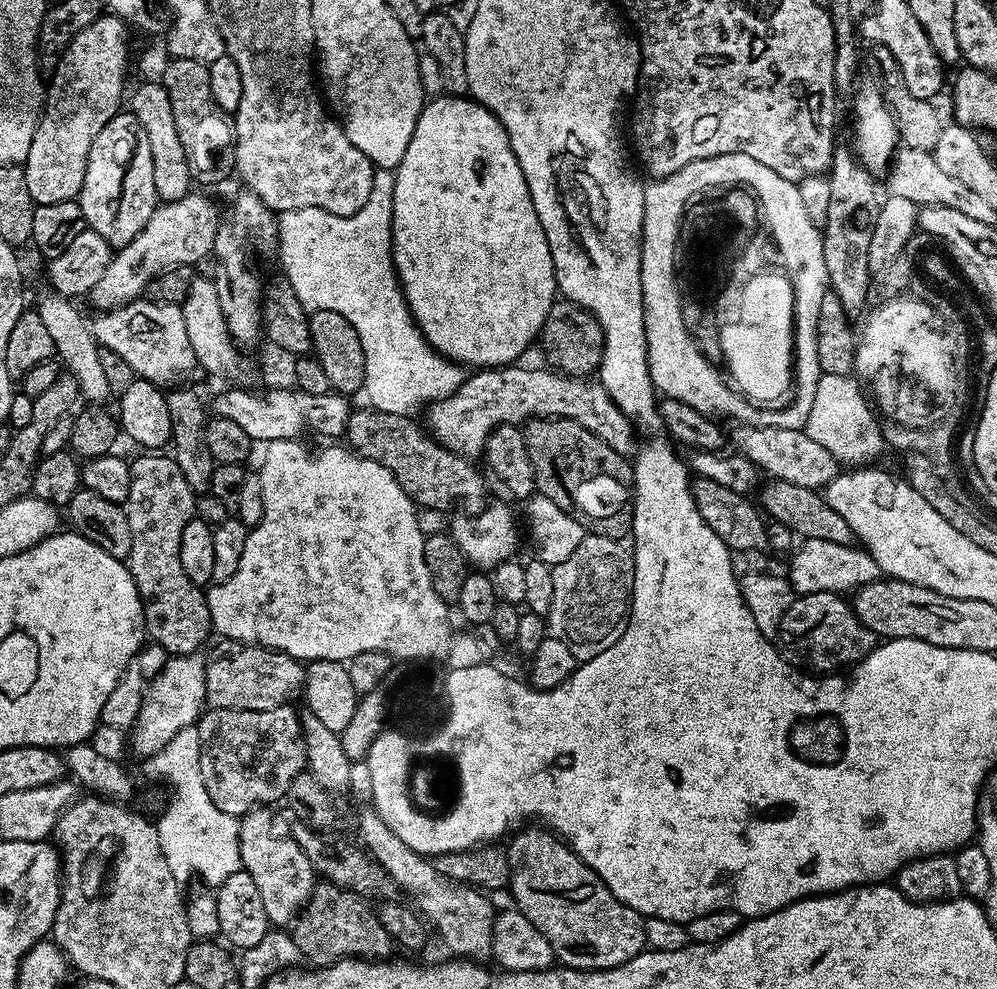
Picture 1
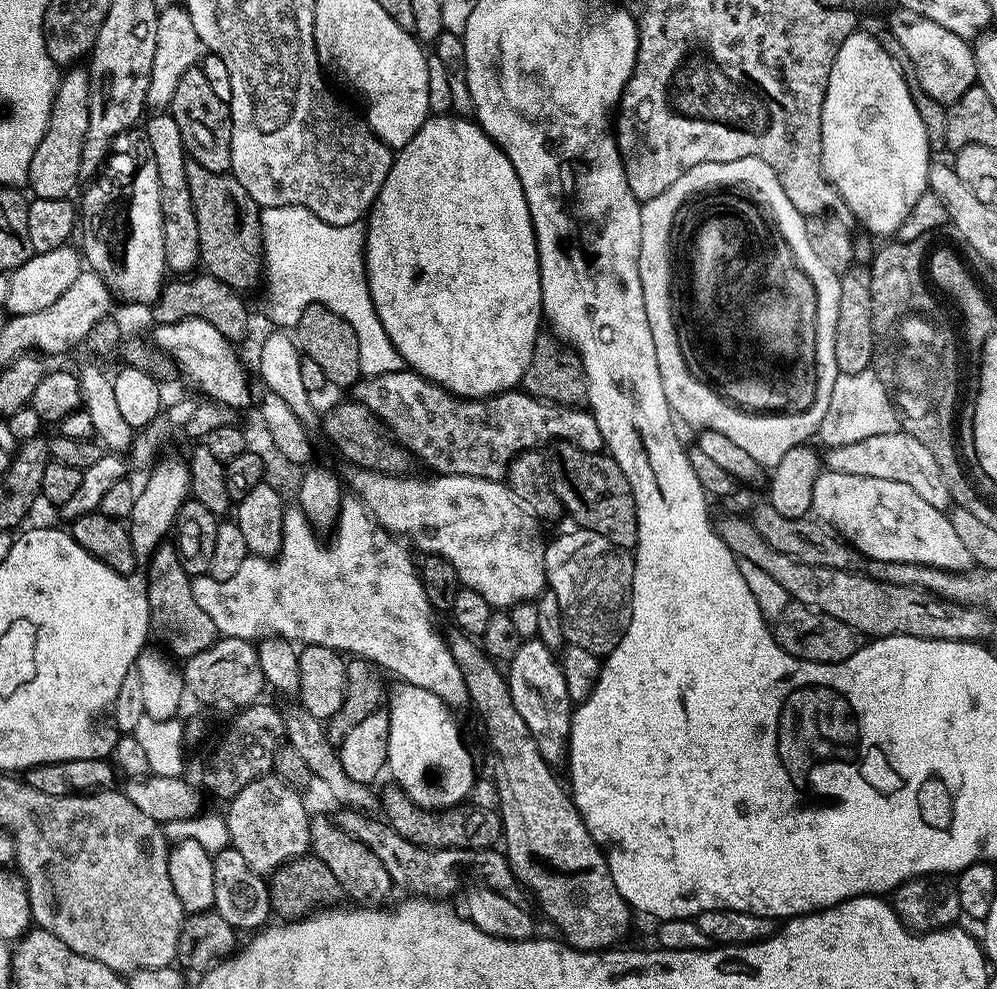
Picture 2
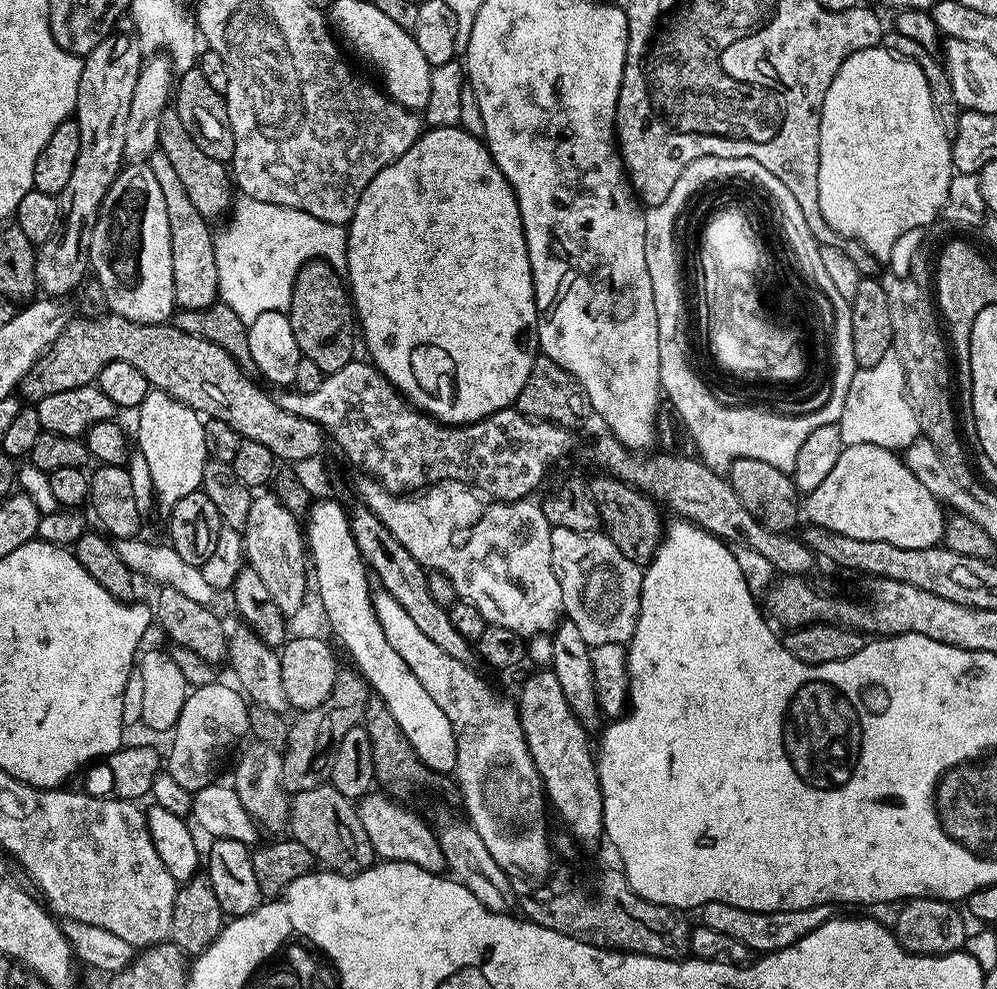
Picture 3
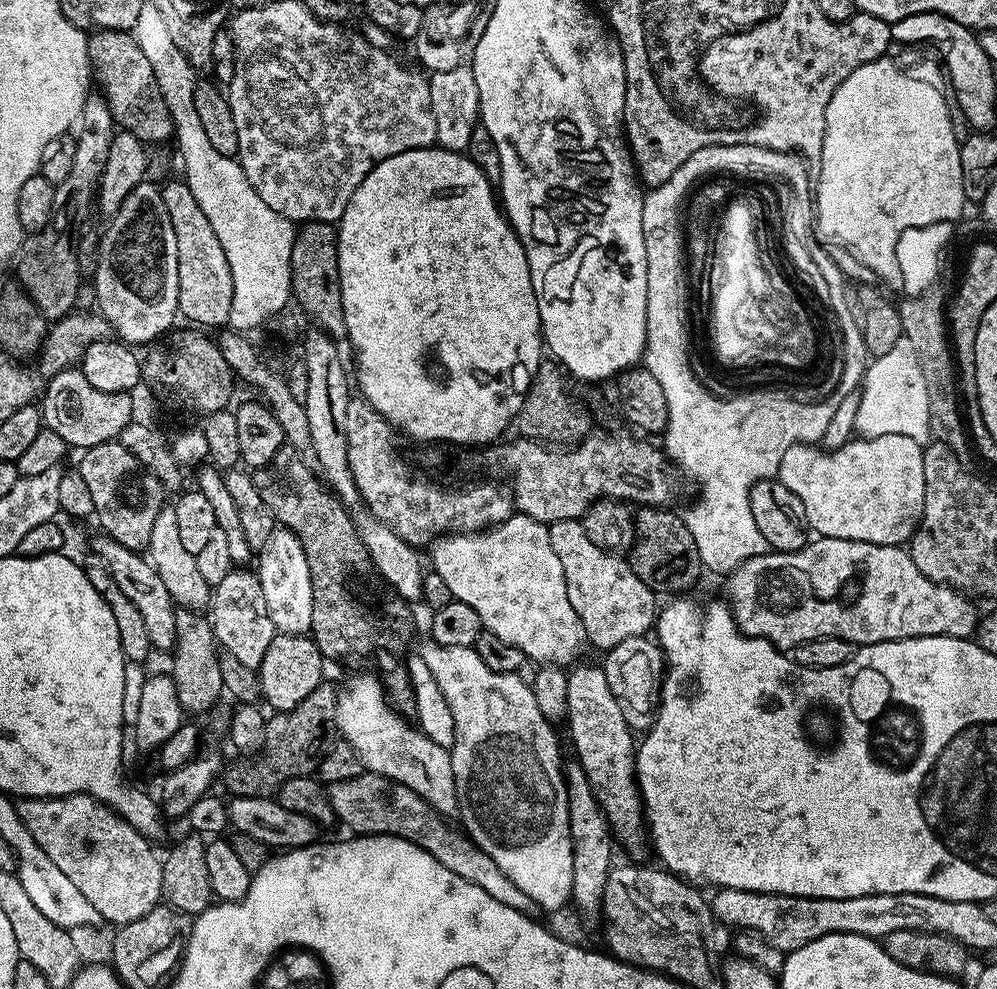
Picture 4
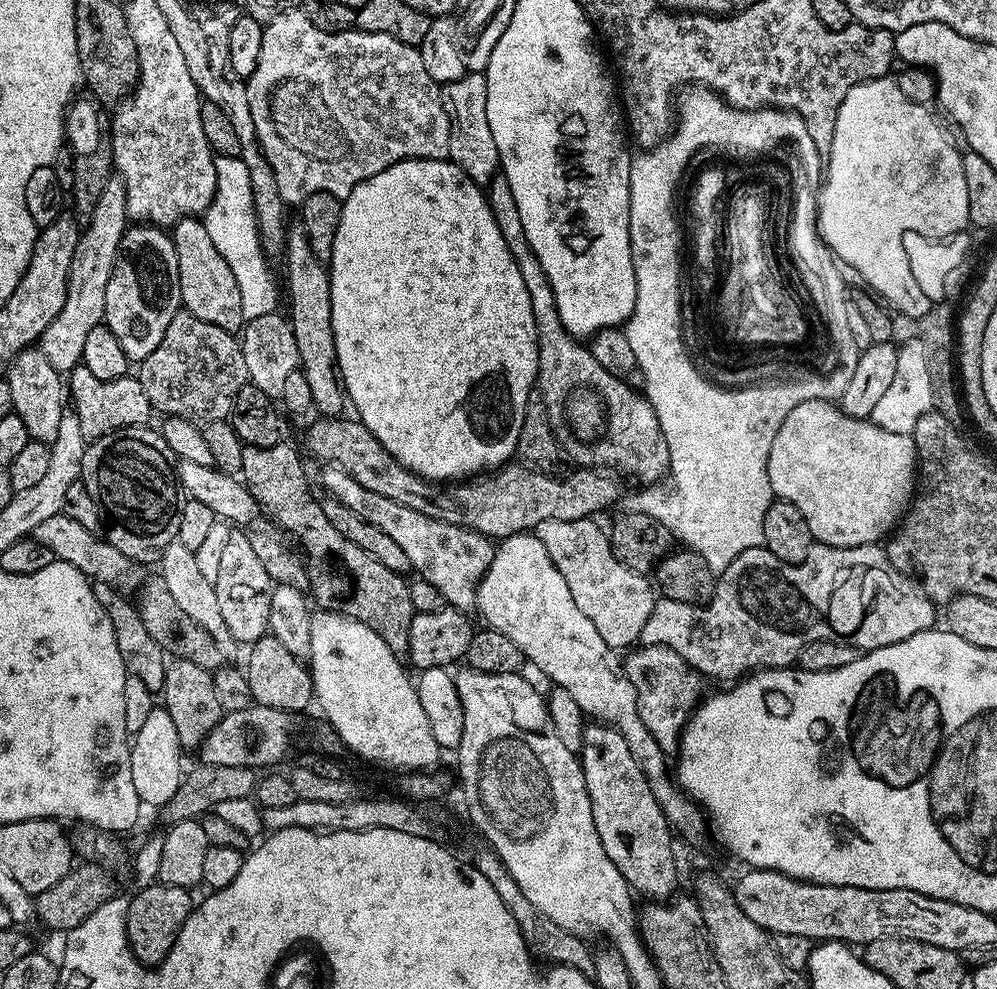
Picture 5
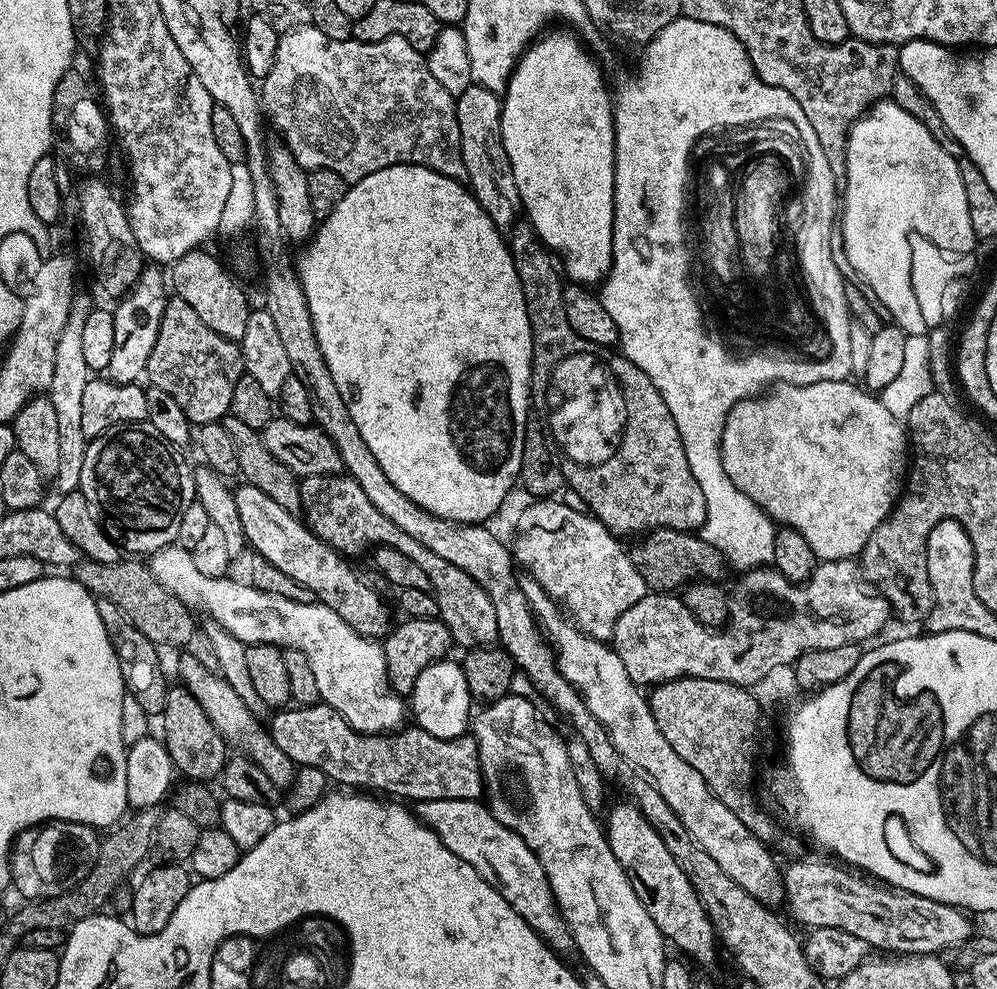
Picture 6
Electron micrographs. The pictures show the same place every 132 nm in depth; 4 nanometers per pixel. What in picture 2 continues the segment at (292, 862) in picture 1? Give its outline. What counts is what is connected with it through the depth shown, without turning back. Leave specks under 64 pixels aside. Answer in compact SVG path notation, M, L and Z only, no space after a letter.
M257 776L234 799L227 801L226 819L231 847L246 858L250 870L259 876L269 877L288 860L305 855L310 848L310 811L297 789L292 788L281 776Z

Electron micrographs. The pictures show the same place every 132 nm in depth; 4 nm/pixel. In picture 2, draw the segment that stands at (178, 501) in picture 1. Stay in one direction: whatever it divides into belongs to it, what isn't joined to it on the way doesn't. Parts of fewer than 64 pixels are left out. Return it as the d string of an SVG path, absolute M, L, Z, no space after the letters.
M163 542L157 546L151 558L147 560L146 573L148 618L155 639L157 636L161 641L156 640L173 657L180 656L179 658L202 654L202 650L212 647L212 643L218 639L214 621L203 612L202 606L198 606L192 589L192 577L186 574L186 570L182 566L175 543Z

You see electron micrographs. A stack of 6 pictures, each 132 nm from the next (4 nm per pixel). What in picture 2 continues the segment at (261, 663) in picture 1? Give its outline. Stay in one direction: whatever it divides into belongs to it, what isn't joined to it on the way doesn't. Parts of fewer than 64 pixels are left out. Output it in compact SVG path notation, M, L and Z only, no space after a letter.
M220 636L212 643L212 647L202 650L202 654L194 654L183 661L182 673L184 676L184 691L189 697L196 699L200 704L236 704L247 706L257 703L260 696L266 691L262 666L258 666L256 644L251 640Z

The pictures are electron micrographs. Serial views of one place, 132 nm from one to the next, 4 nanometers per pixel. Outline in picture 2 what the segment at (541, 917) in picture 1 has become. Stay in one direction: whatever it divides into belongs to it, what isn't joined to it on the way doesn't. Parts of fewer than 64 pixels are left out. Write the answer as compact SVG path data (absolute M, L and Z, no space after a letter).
M459 630L447 633L448 649L462 670L471 707L476 707L480 720L484 723L484 736L488 739L488 764L492 767L492 780L496 783L496 800L500 803L498 815L504 831L502 833L502 851L508 857L512 874L520 887L529 897L536 899L544 916L557 928L565 944L577 948L579 952L602 952L611 950L621 943L632 924L633 909L618 894L614 878L610 878L610 866L604 856L604 849L594 842L586 822L578 814L569 789L555 776L553 765L547 764L532 740L522 714L514 710L510 698L507 675L501 665L485 654L483 647L473 637Z

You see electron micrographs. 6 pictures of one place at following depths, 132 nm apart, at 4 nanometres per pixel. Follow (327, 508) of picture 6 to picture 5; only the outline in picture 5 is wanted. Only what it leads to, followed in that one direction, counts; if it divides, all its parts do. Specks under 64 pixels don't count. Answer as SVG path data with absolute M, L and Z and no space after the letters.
M324 464L321 467L319 487L327 495L346 502L350 510L354 510L366 522L378 526L378 530L390 534L390 538L402 546L406 558L410 558L412 572L419 579L431 582L433 586L438 586L438 590L442 590L445 605L466 613L476 608L476 591L480 579L486 574L497 549L489 537L480 532L471 532L468 528L459 528L450 522L426 518L426 514L418 514L418 510L402 506L402 502L382 498L382 494L374 494L374 490L358 486L358 482L354 482L354 478L350 478L350 474L346 474L346 470L336 464Z

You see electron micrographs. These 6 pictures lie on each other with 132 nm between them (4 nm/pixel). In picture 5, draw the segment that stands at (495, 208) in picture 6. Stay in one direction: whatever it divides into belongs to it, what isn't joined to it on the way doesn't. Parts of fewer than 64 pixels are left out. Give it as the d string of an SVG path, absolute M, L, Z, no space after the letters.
M465 72L462 78L443 85L440 89L442 106L450 118L450 154L448 159L457 164L474 183L487 186L501 171L498 146L490 134L486 118L486 78L483 72Z

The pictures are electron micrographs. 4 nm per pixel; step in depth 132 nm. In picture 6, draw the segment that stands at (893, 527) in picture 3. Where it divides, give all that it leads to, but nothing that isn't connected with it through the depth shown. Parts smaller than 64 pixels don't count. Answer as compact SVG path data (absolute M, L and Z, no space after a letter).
M851 379L819 380L813 384L781 382L769 387L763 394L740 400L728 411L720 439L722 466L726 470L730 482L734 482L734 486L738 486L738 490L742 490L742 494L749 496L767 516L772 517L777 525L798 530L798 534L802 534L806 538L806 542L810 542L810 550L814 550L817 561L820 562L851 560L859 557L860 553L864 551L870 534L874 534L877 526L892 513L892 507L900 498L906 479L906 469L910 464L910 441L906 435L905 425L897 420L894 414L890 414L890 410L886 410L879 395L865 390L859 383L856 383L857 385L852 383Z

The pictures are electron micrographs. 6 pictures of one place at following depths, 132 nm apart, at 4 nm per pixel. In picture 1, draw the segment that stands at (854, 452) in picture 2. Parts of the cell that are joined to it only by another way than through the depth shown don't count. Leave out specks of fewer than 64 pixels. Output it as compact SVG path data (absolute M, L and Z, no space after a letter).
M735 423L729 429L729 441L737 447L739 455L754 462L761 471L773 479L794 482L794 486L806 486L823 490L840 473L840 462L833 458L824 446L819 446L803 429L783 429L778 426L754 427Z

